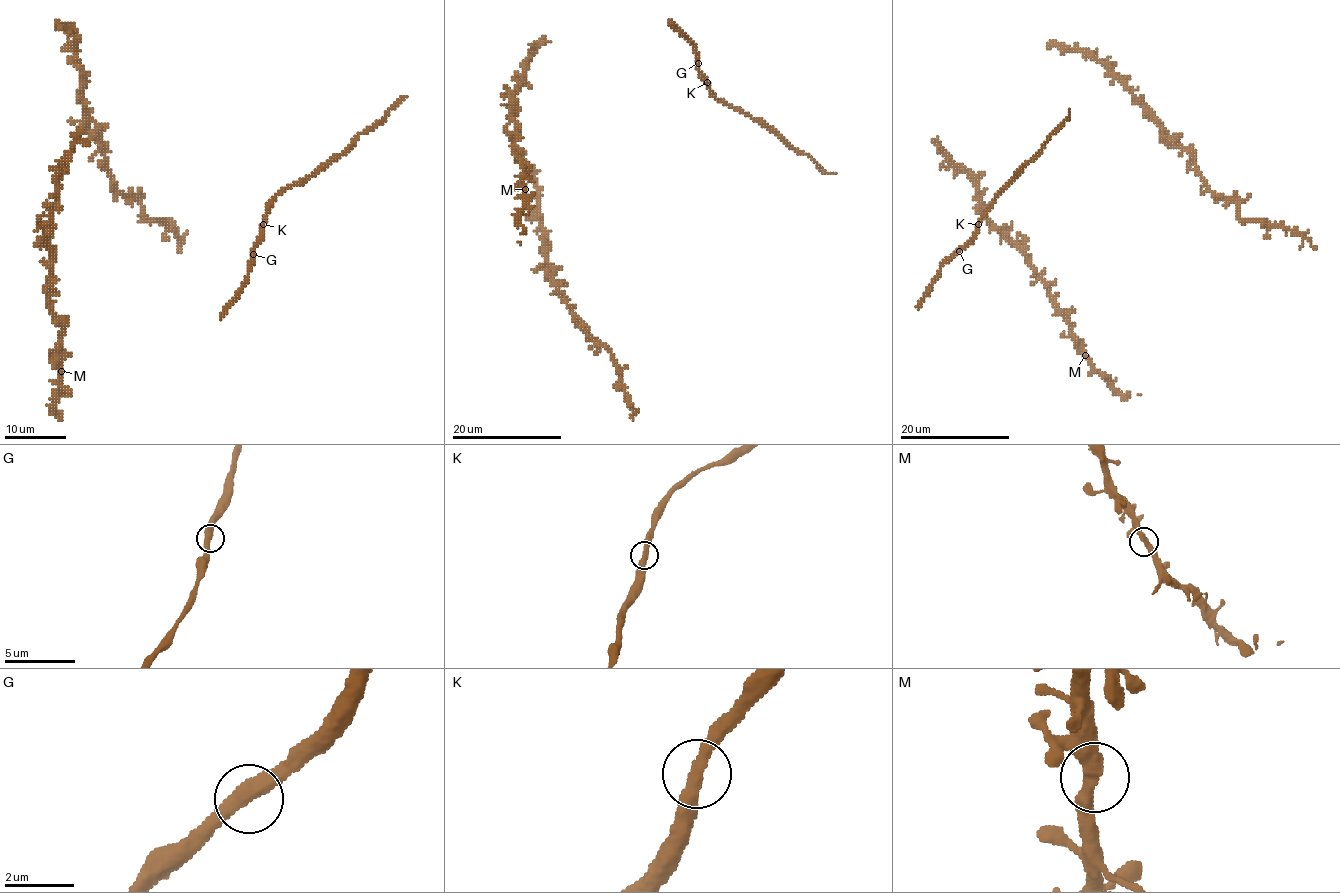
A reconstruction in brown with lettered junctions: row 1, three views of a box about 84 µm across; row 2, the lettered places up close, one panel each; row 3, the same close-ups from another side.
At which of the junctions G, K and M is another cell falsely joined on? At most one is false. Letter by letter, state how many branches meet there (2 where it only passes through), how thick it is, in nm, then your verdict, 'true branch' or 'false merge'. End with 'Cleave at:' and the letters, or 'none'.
G: branches 2; calibre 440 nm; true branch
K: branches 2; calibre 400 nm; true branch
M: branches 2; calibre 400 nm; true branch
Cleave at: none

